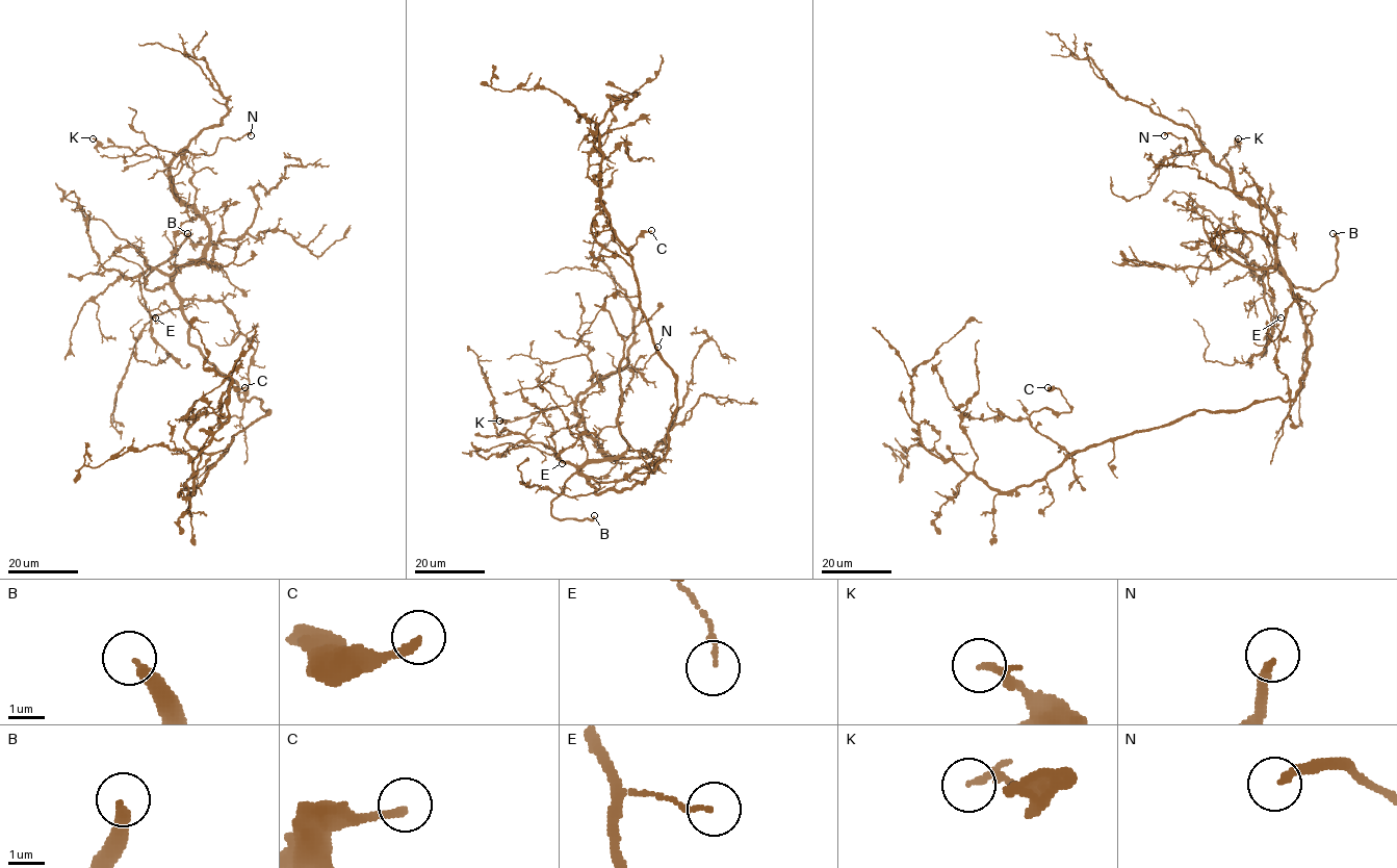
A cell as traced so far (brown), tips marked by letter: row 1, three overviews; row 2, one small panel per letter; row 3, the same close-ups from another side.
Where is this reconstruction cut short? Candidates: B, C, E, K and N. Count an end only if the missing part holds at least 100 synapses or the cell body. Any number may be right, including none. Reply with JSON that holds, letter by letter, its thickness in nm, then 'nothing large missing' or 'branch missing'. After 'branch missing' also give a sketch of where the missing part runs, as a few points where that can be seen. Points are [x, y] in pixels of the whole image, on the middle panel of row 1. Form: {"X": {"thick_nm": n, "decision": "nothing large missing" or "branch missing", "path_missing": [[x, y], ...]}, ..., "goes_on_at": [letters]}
{"B": {"thick_nm": 320, "decision": "branch missing", "path_missing": [[594, 515], [596, 509], [585, 495], [567, 499], [553, 514], [557, 529], [528, 555], [524, 563], [520, 560]]}, "C": {"thick_nm": 240, "decision": "nothing large missing"}, "E": {"thick_nm": 120, "decision": "nothing large missing"}, "K": {"thick_nm": 200, "decision": "nothing large missing"}, "N": {"thick_nm": 220, "decision": "nothing large missing"}, "goes_on_at": ["B"]}

